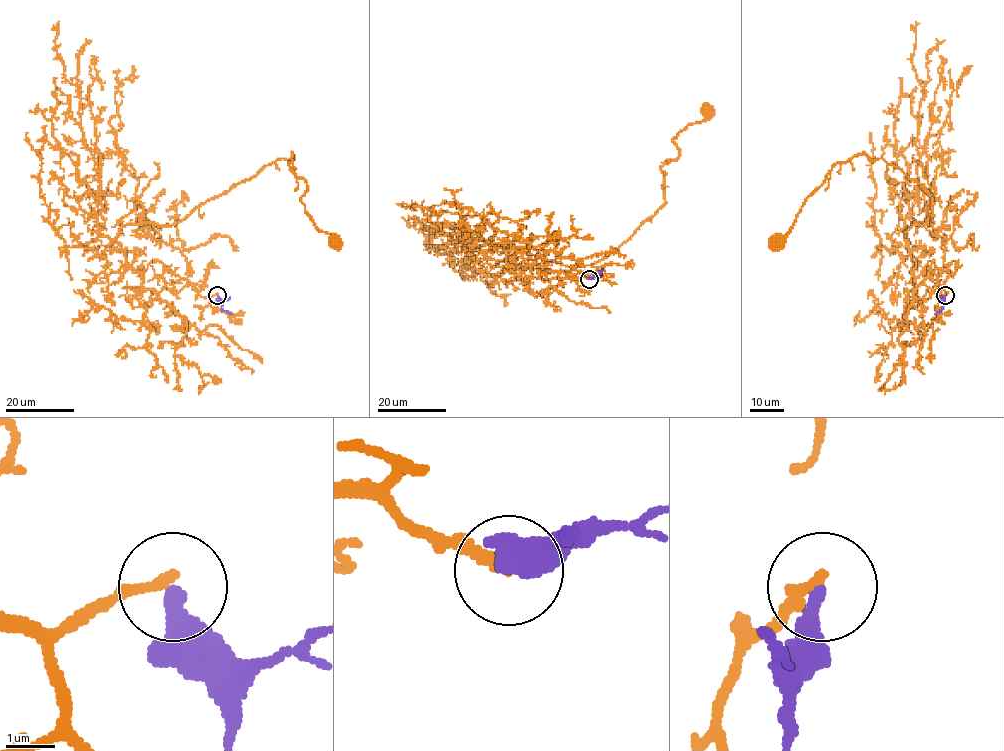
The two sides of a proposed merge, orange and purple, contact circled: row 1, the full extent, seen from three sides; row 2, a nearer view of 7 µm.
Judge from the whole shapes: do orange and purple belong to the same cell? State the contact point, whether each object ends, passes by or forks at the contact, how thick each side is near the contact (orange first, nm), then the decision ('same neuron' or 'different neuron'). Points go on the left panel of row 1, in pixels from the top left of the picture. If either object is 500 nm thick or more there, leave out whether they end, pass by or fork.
(217, 295) | orange ends | purple ends | 240/320 nm | different neuron

